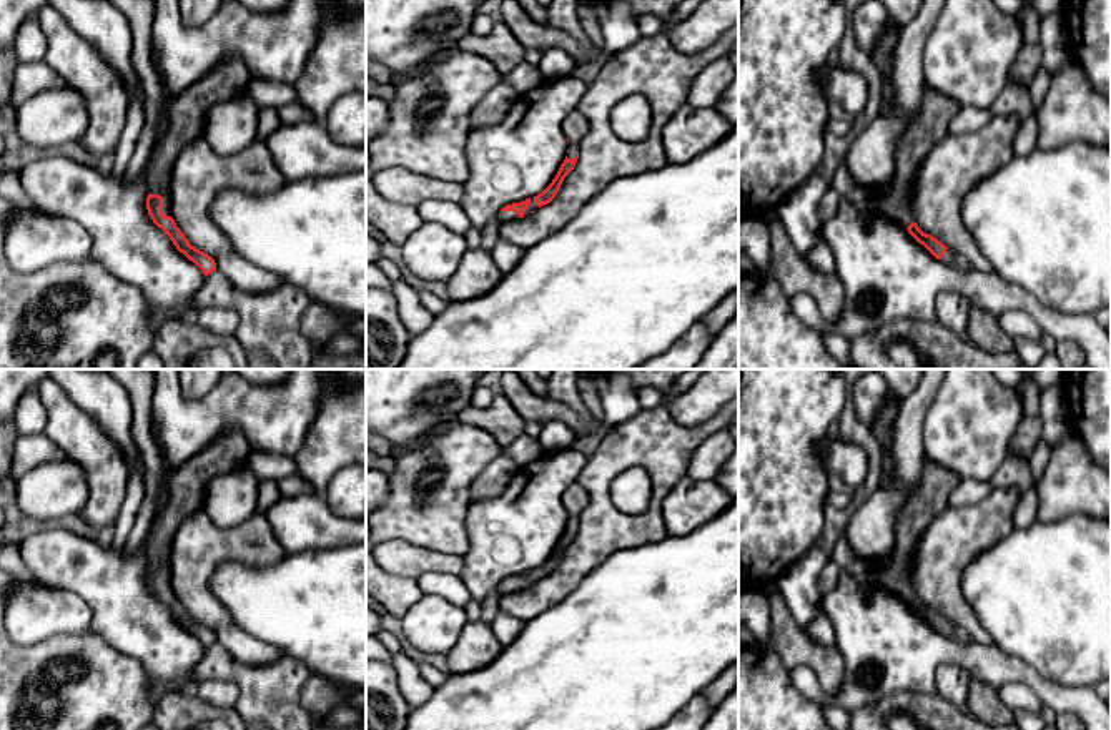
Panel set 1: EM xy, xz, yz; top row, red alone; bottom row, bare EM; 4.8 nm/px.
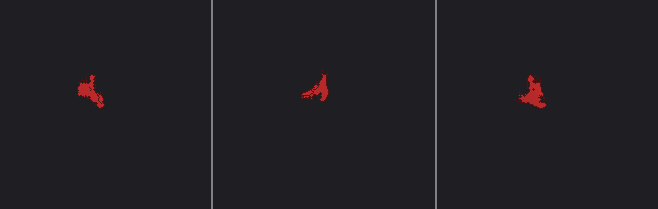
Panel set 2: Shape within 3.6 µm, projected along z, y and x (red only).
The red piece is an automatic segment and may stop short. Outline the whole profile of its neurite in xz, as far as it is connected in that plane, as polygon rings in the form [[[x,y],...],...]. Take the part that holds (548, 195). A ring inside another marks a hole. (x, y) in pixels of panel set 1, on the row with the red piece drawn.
[[[574,110],[562,121],[562,131],[567,136],[569,150],[567,150],[567,156],[565,156],[564,163],[560,165],[556,178],[537,196],[529,198],[529,200],[521,201],[521,203],[512,203],[512,205],[504,206],[496,216],[499,219],[499,223],[506,223],[506,221],[512,221],[512,219],[519,219],[519,218],[529,216],[537,208],[551,203],[556,198],[564,178],[574,170],[574,166],[577,163],[579,141],[587,133],[587,130],[589,130],[587,118],[580,111]]]

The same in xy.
[[[235,58],[176,95],[170,106],[165,135],[155,143],[145,166],[150,191],[146,198],[148,215],[170,236],[176,249],[193,261],[205,276],[216,271],[215,259],[191,246],[171,218],[170,180],[173,163],[185,146],[203,138],[208,110],[248,93],[251,80],[246,65]]]

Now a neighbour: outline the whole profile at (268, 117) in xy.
[[[271,106],[261,108],[256,140],[263,141],[279,125],[281,125],[281,120],[278,116],[276,108],[271,108]]]

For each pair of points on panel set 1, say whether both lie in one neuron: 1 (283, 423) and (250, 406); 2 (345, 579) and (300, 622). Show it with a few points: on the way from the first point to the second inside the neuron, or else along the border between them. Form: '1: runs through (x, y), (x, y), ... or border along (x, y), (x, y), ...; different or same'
1: runs through (275, 419), (258, 413); same
2: runs through (333, 591), (311, 611); same

